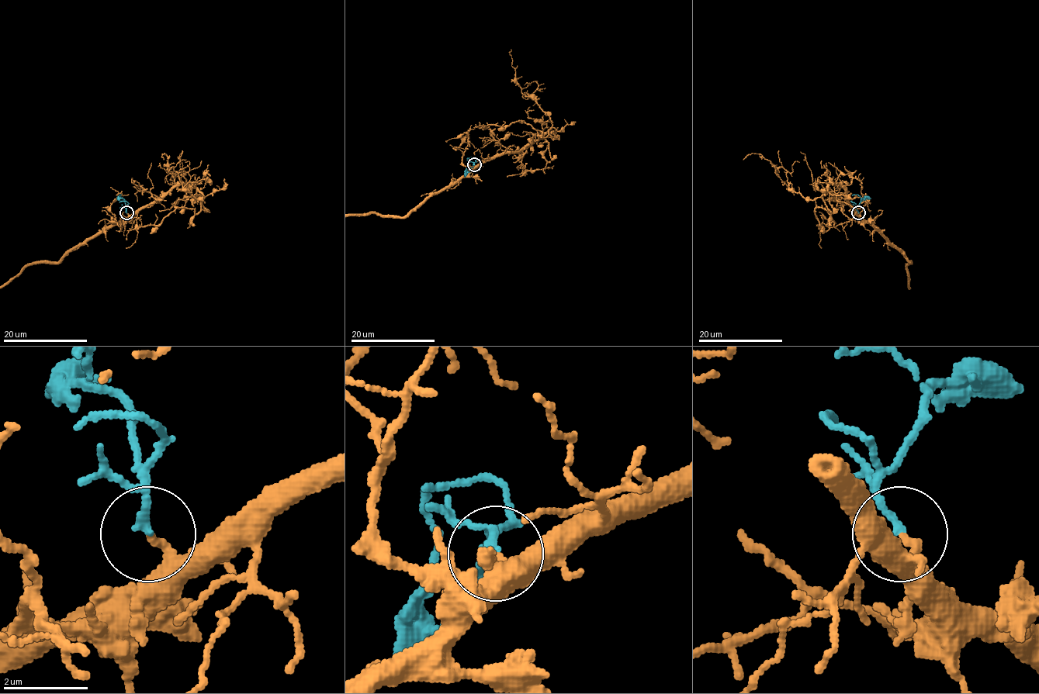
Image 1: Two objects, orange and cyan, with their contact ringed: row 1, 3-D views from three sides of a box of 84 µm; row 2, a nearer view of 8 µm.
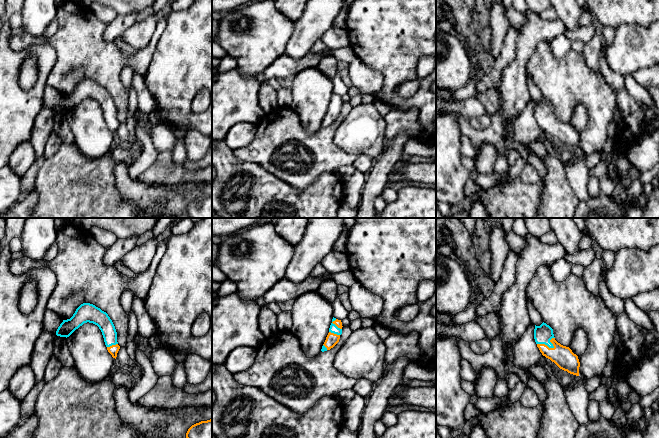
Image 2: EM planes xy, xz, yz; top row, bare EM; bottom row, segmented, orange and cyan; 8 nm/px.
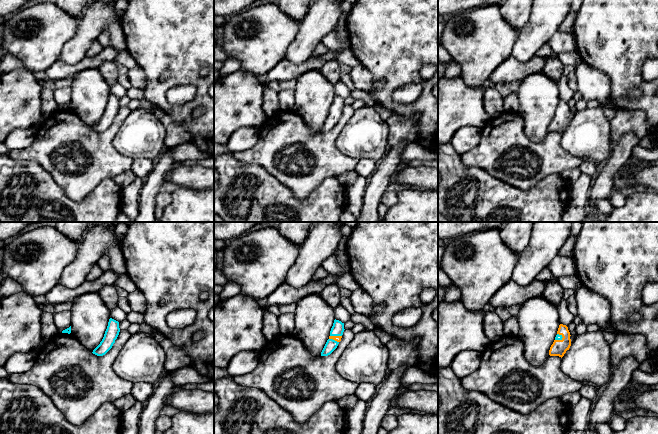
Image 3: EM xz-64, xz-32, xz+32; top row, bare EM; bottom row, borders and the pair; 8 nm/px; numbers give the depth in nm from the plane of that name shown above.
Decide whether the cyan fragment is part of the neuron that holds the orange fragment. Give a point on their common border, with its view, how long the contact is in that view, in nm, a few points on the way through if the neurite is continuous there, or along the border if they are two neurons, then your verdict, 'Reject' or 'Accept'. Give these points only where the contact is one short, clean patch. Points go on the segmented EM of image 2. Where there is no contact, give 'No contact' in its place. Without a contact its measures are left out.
Touches orange at yz (550, 348). Shared border 160 nm. Path across: yz (562, 356), (550, 348), (543, 334). Accept

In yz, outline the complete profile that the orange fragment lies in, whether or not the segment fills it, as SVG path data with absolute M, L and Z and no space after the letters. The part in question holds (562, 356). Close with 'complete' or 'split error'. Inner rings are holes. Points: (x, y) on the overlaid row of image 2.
M546 323L535 325L534 339L543 356L554 362L560 369L579 376L578 356L569 347L555 340L553 329Z; split error

